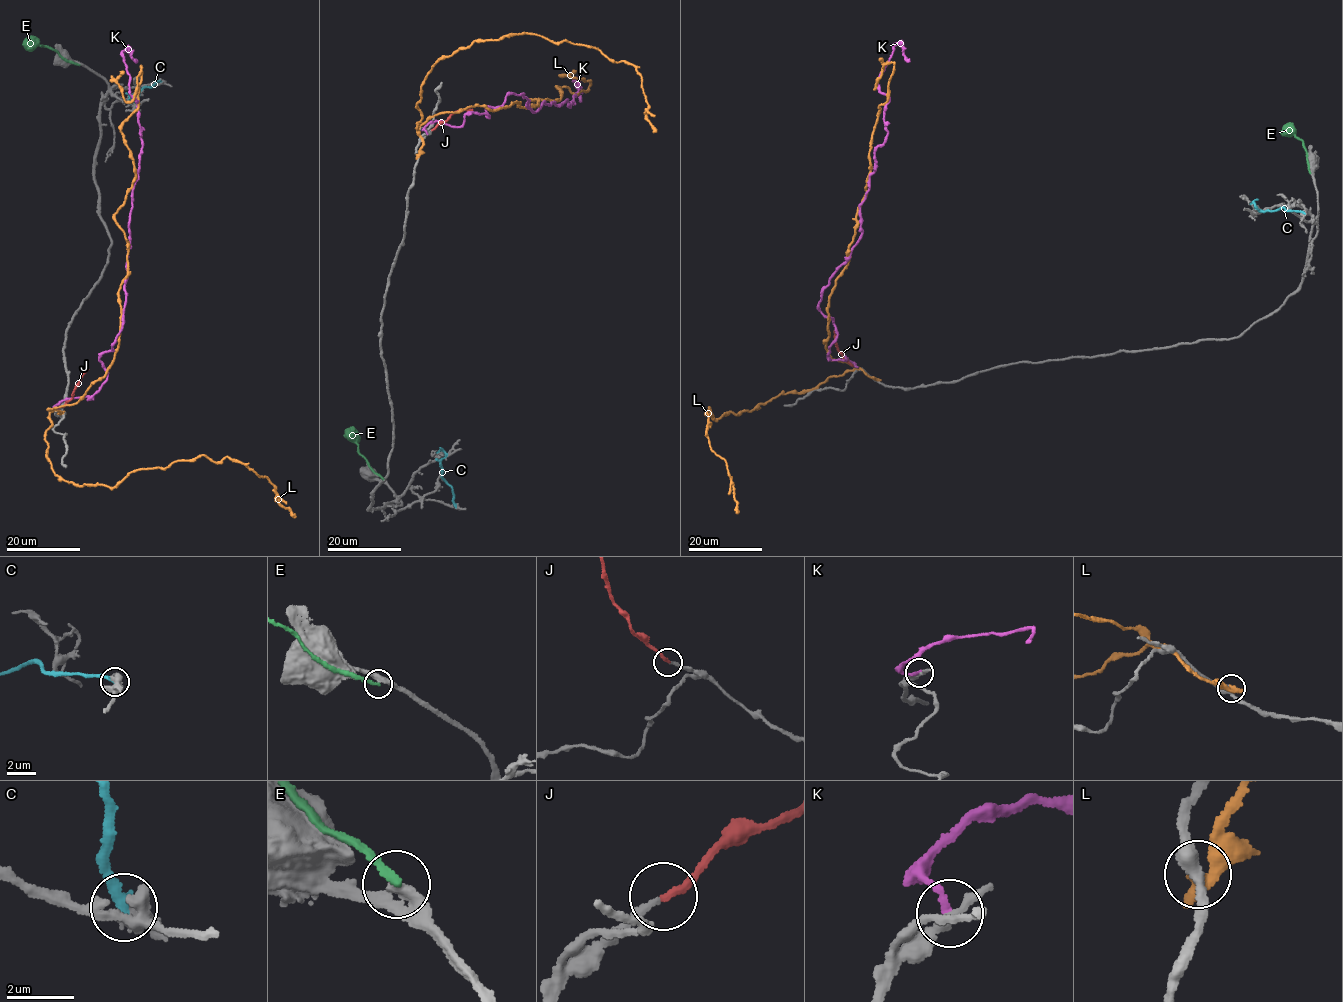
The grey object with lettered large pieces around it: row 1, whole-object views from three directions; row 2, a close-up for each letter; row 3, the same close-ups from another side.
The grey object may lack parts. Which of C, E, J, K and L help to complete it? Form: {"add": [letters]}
{"add": ["J"]}

